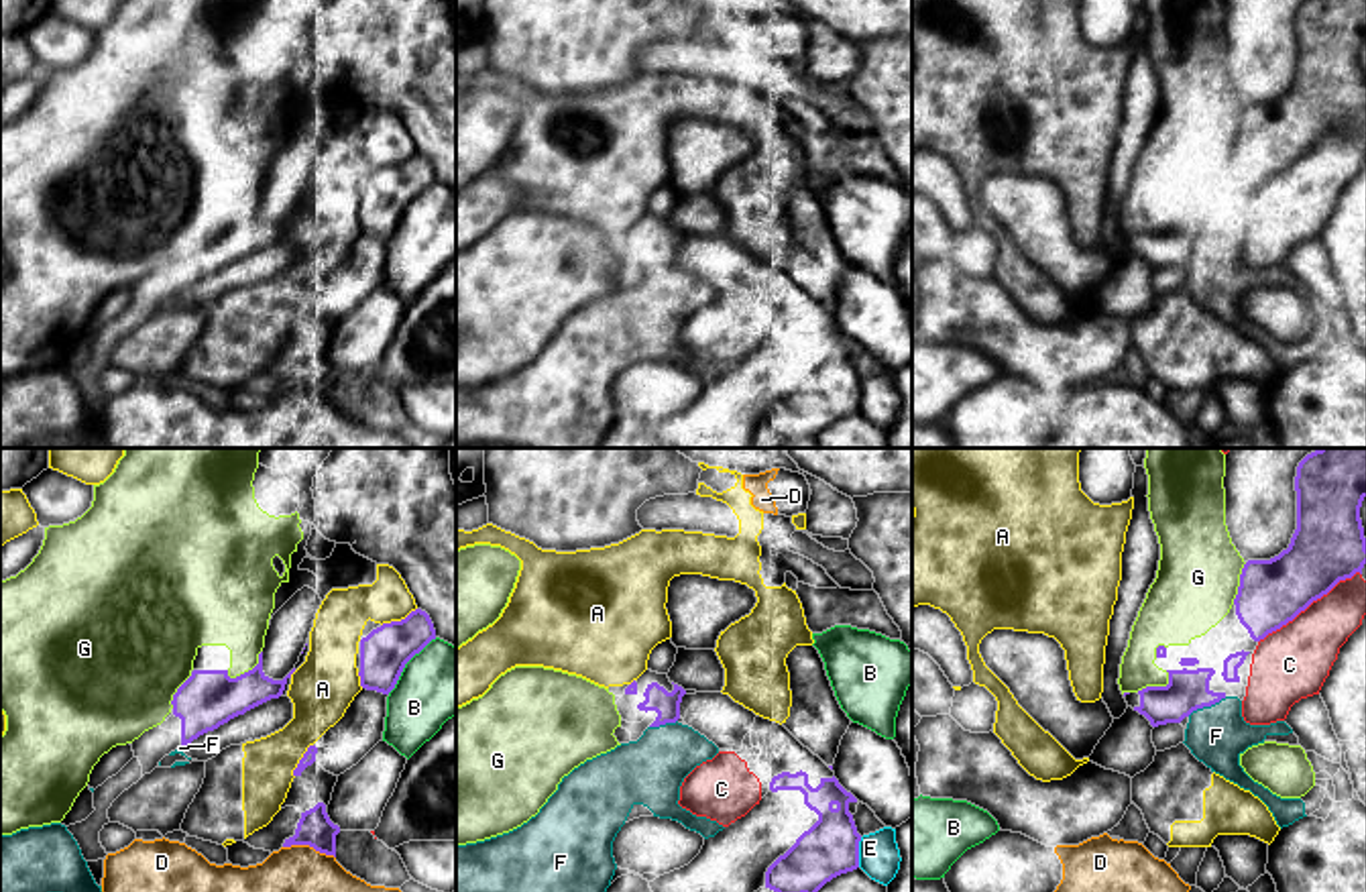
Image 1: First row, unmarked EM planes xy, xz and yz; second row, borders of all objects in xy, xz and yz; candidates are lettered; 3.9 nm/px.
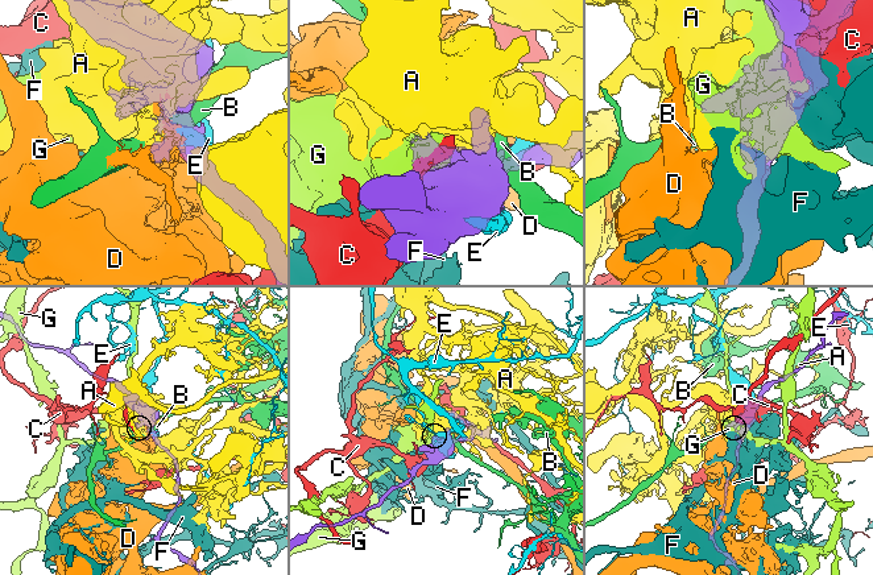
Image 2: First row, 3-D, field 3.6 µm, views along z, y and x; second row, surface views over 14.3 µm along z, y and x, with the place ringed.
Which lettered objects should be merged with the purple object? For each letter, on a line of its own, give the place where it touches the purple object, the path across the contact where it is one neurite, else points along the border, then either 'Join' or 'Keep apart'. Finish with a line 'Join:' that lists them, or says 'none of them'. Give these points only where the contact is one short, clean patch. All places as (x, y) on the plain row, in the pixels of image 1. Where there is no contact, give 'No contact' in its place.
A: Touches purple at xy (397, 165). Keep apart
B: Touches purple at xy (406, 206). Keep apart
C: Touches purple at yz (1310, 147). Keep apart
D: Touches purple at xy (310, 389). Keep apart
E: Touches purple at xz (858, 396). Keep apart
F: Touches purple at yz (1206, 249). Keep apart
G: Touches purple at xy (249, 214). Keep apart
Join: none of them

